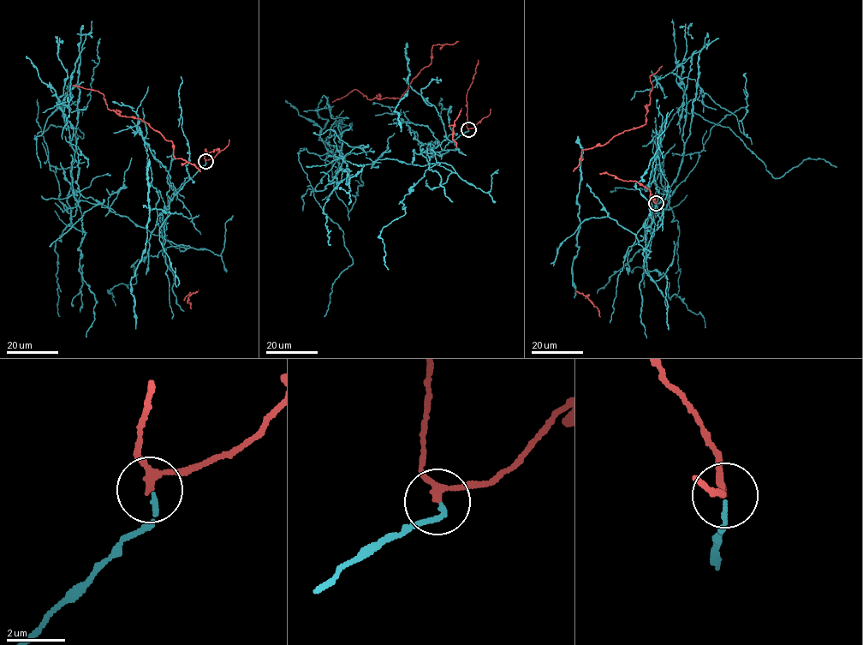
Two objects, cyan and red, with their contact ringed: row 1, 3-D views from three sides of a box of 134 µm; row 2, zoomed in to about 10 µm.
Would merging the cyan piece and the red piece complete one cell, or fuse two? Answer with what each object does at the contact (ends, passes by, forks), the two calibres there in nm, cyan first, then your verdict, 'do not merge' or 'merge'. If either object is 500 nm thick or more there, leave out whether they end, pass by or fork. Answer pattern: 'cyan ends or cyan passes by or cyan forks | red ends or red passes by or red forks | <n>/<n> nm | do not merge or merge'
cyan ends | red passes by | 130/190 nm | do not merge

